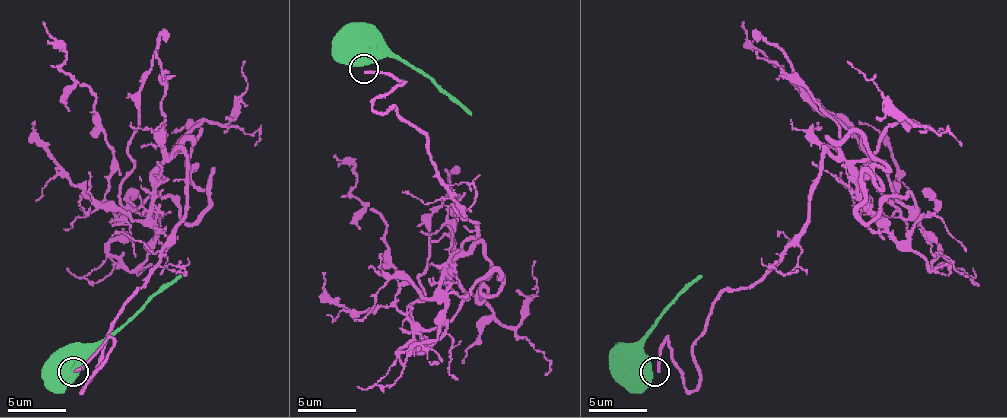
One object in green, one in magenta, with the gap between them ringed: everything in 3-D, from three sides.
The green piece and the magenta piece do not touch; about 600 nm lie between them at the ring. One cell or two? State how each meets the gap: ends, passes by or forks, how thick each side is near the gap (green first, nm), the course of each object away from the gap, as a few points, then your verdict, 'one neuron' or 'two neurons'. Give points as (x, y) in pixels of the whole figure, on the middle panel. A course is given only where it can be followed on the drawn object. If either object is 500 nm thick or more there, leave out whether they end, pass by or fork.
calibres 950 and 180 nm; course green (364, 65), (343, 50), (343, 41), (346, 41); course magenta (364, 70), (404, 82), (375, 111), (477, 222), (436, 336), (399, 350), (419, 336), (387, 222), (334, 155); two neurons

